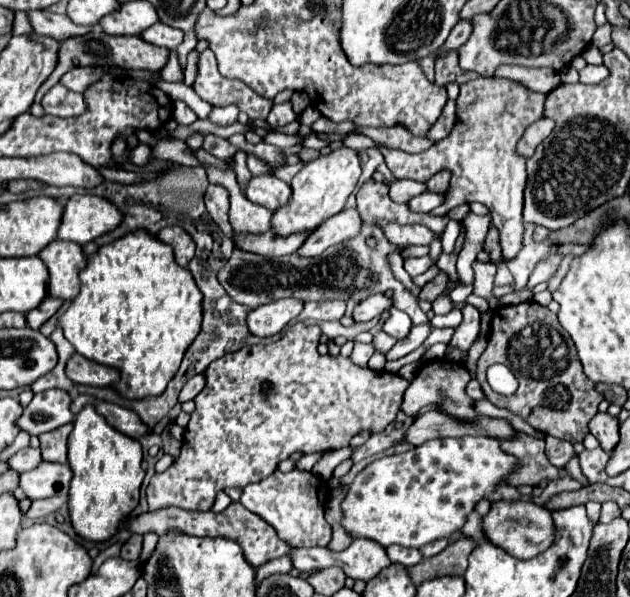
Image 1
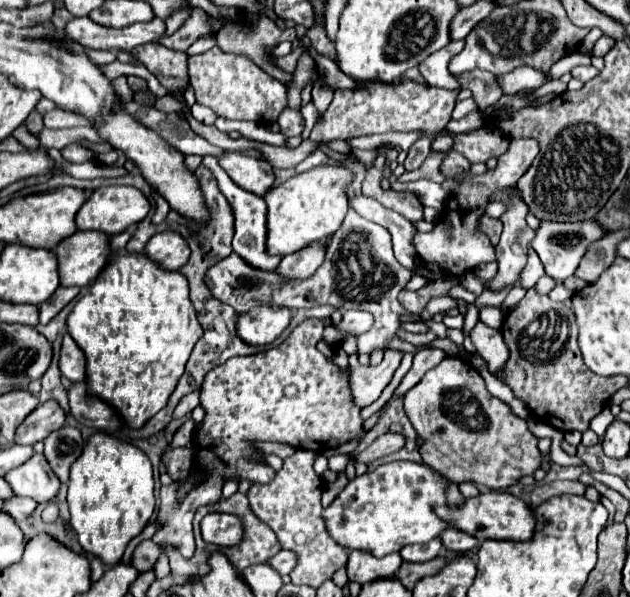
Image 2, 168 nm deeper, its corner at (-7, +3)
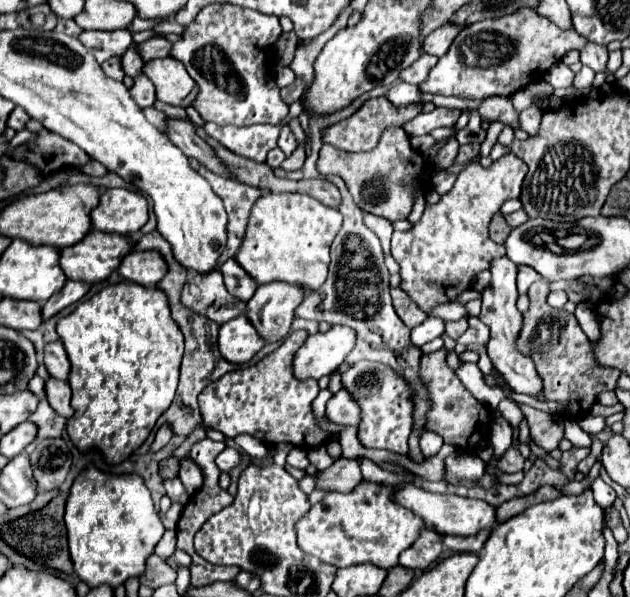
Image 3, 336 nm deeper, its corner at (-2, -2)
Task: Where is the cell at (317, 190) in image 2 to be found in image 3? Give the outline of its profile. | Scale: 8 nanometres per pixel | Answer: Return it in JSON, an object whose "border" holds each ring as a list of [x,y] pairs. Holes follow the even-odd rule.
{"border":[[[267,192],[253,204],[247,232],[235,260],[257,280],[257,284],[285,280],[315,290],[327,278],[329,248],[341,222],[339,210],[321,204],[309,194]]]}

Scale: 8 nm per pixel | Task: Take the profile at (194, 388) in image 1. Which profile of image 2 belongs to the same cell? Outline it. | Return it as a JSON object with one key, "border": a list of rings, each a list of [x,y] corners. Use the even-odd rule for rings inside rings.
{"border":[[[194,391],[194,393],[190,393],[190,395],[186,395],[180,403],[178,403],[178,407],[174,409],[174,415],[172,415],[172,419],[180,419],[180,417],[184,417],[186,413],[190,413],[194,407],[198,407],[198,391]]]}

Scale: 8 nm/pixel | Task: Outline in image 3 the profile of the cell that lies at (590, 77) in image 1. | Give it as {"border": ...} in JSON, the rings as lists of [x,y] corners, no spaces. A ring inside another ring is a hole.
{"border":[[[559,62],[559,64],[555,64],[553,68],[549,68],[543,78],[545,78],[553,88],[571,88],[575,74],[571,72],[569,66],[565,66],[563,62]]]}

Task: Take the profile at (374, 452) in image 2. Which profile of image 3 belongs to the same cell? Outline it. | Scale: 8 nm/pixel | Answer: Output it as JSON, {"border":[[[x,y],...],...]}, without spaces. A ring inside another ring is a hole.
{"border":[[[339,458],[333,466],[319,472],[317,488],[327,488],[333,492],[351,492],[362,480],[358,460]]]}

